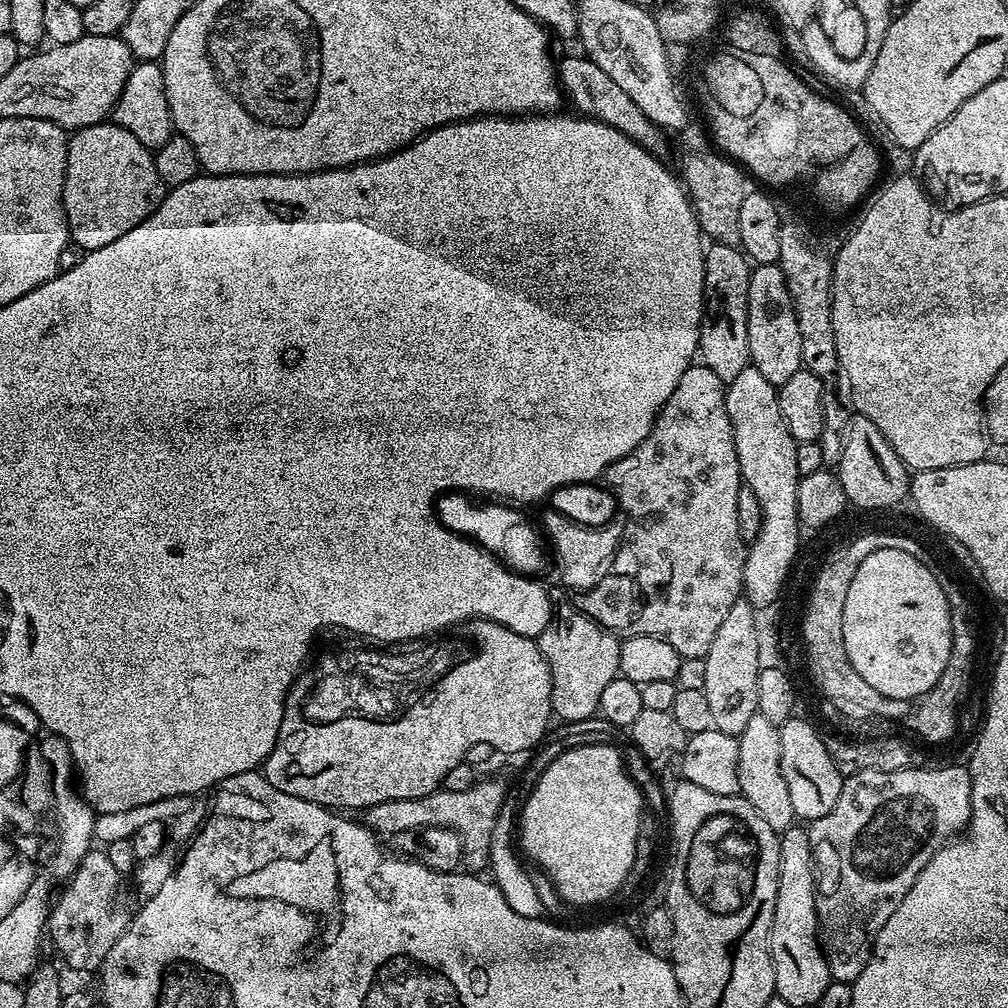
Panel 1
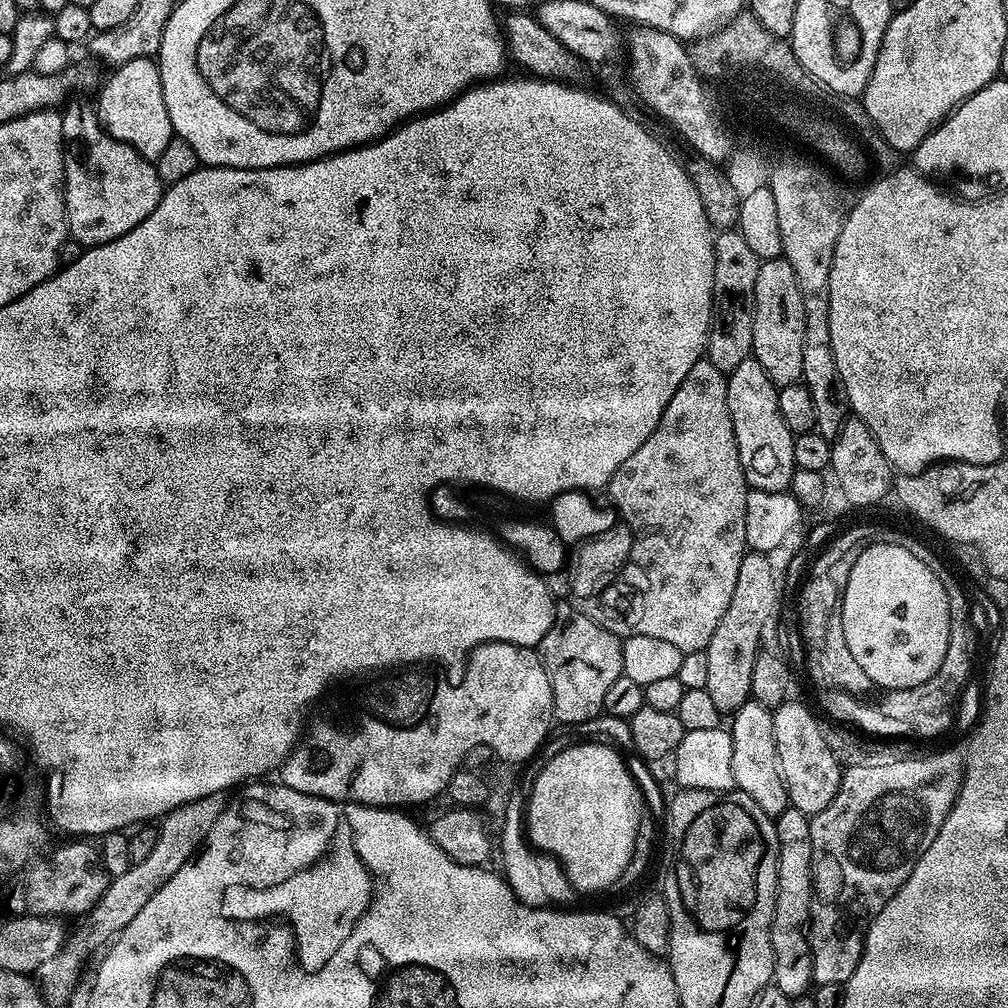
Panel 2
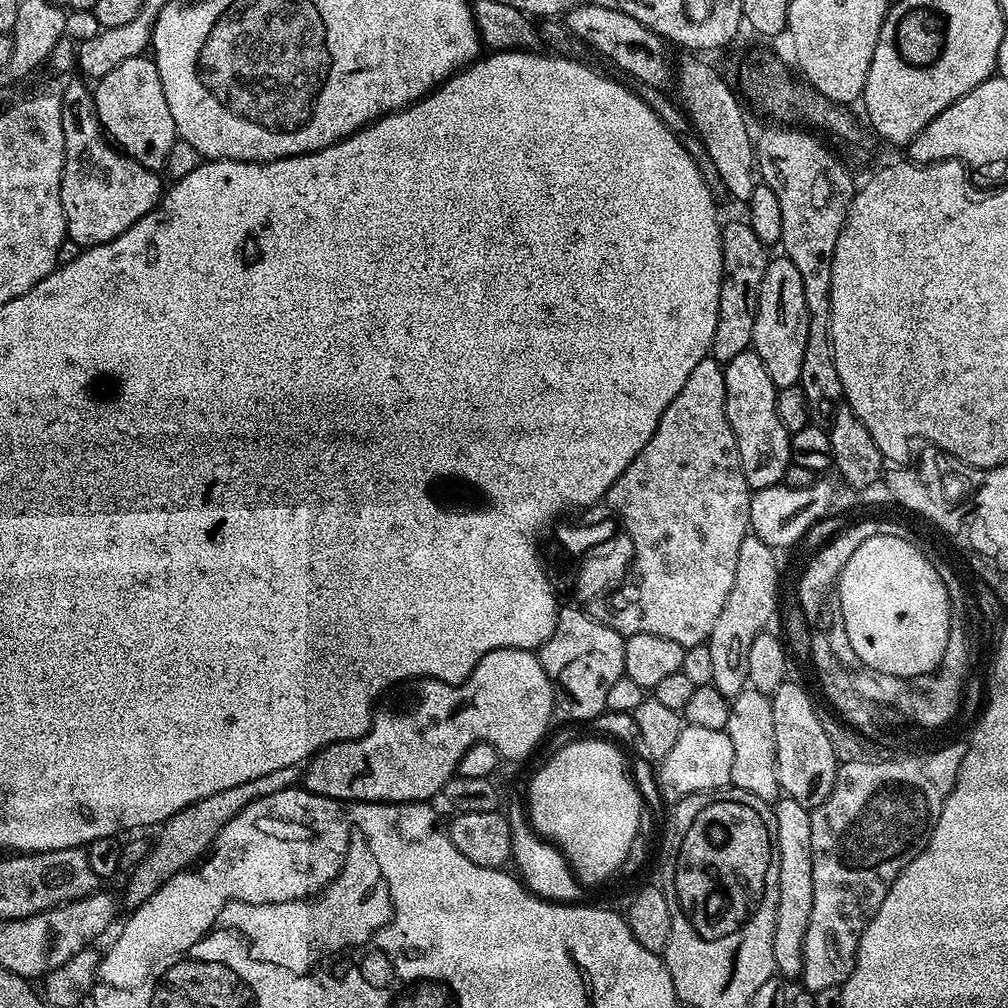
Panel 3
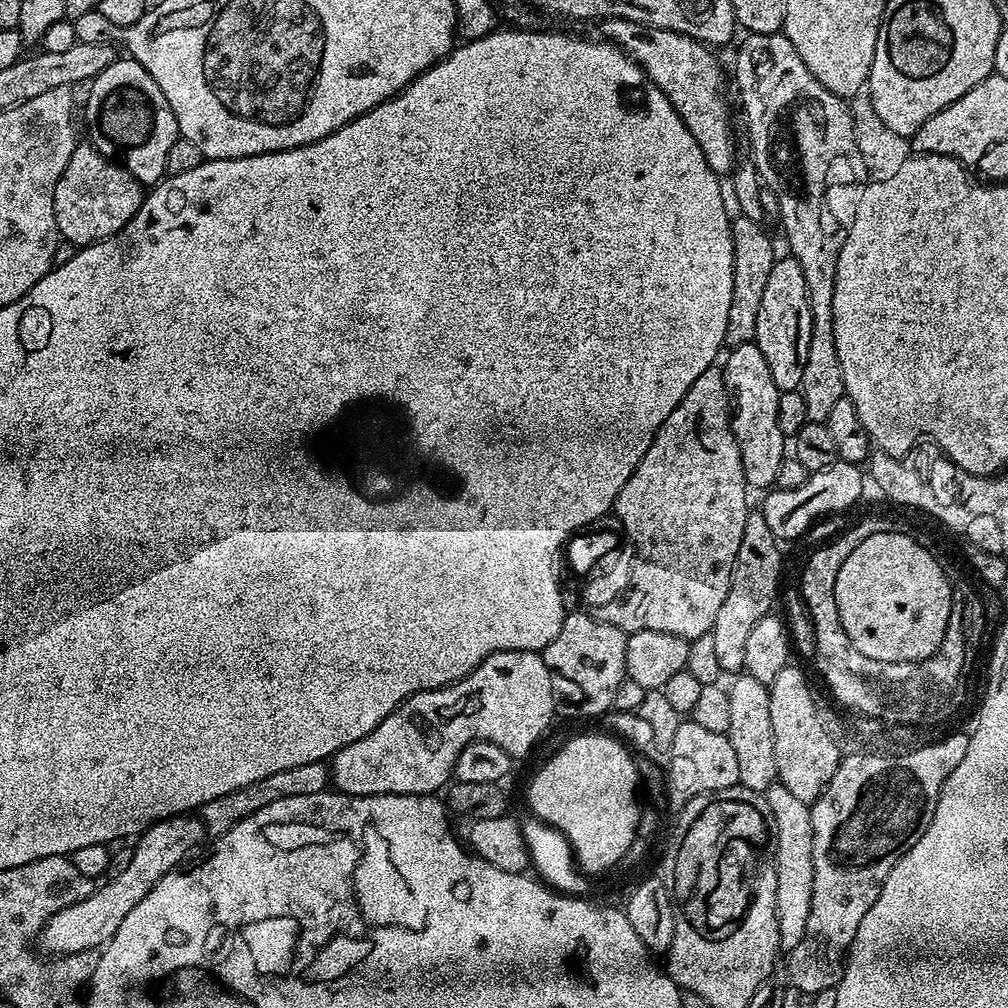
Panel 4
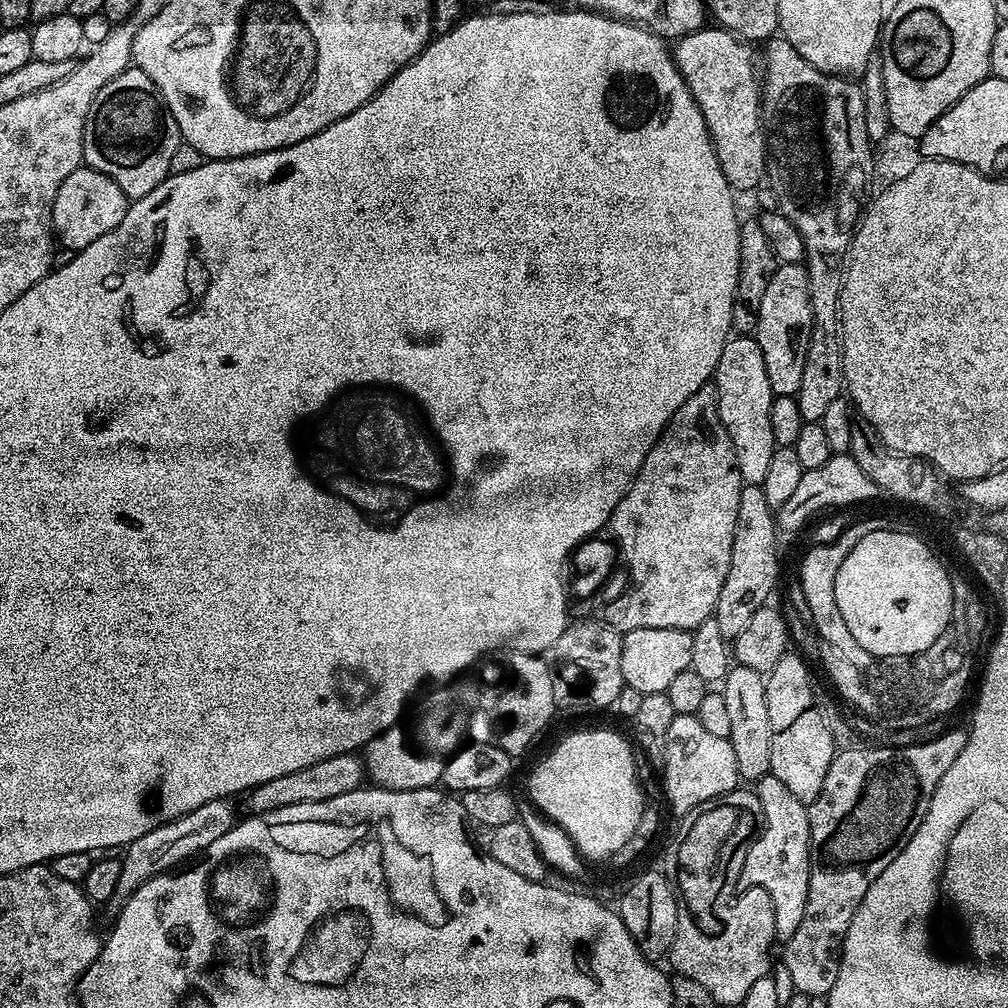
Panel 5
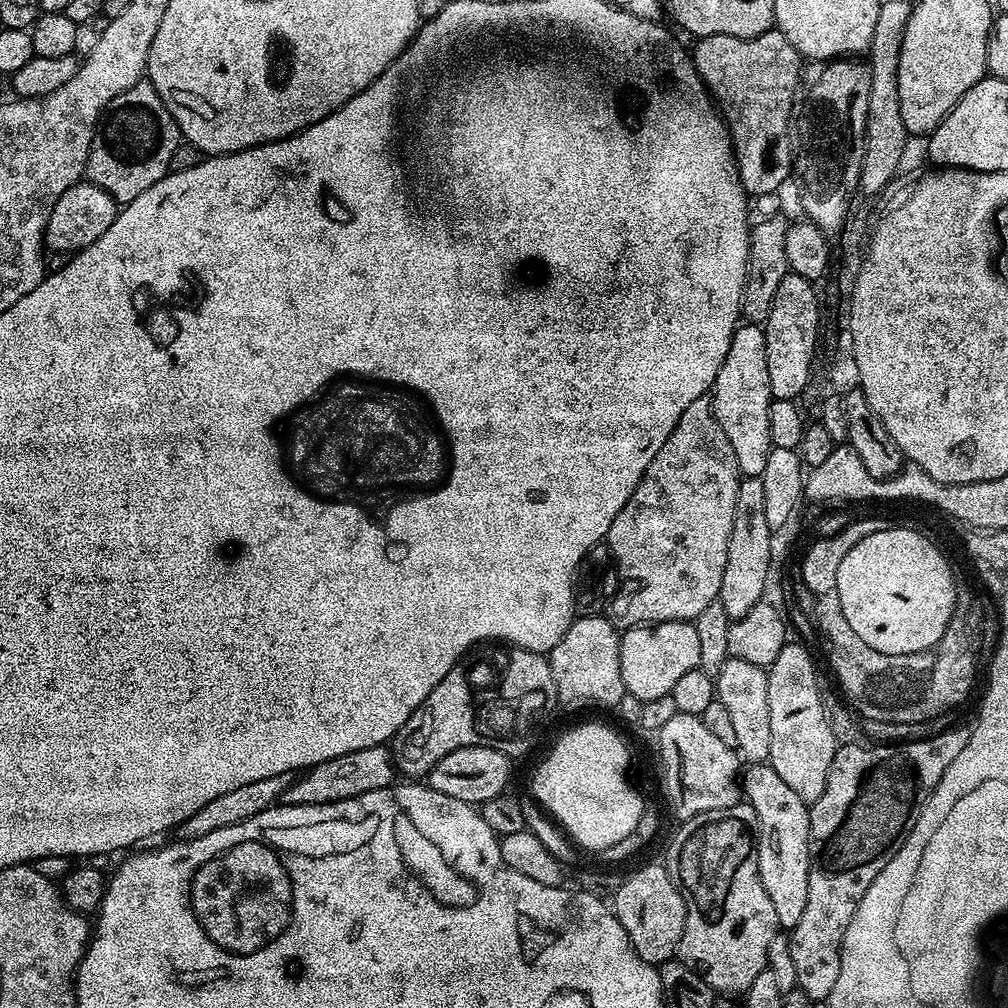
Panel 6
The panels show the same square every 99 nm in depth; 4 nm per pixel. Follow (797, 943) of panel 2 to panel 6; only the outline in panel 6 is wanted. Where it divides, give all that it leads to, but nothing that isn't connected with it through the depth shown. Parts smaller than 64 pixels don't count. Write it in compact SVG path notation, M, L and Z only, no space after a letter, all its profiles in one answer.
M767 762L763 764L748 764L742 772L742 796L754 810L758 825L758 839L756 853L758 854L758 874L762 878L762 887L766 890L766 898L774 905L774 914L778 914L780 928L791 930L798 926L802 918L802 910L806 906L806 890L810 890L810 808L805 804L786 781L778 775L778 770Z

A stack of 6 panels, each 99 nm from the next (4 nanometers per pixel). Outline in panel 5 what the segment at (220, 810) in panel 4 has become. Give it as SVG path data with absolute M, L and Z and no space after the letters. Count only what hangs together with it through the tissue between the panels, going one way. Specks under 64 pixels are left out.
M351 752L334 754L334 758L314 762L314 766L305 766L303 770L293 770L290 774L281 774L278 778L270 778L269 782L260 783L247 793L247 811L251 815L260 815L270 810L282 810L282 806L298 806L302 802L326 802L326 798L350 794L355 788L361 787L365 780L364 762L359 755Z

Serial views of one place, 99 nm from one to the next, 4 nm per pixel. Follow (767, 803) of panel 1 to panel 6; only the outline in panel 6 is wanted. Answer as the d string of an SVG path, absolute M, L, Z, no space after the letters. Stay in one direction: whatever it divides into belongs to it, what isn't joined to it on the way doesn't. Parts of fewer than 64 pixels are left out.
M729 658L722 670L715 673L716 699L726 706L734 725L735 749L748 764L763 764L770 754L770 690L768 689L768 673L763 667L740 658Z

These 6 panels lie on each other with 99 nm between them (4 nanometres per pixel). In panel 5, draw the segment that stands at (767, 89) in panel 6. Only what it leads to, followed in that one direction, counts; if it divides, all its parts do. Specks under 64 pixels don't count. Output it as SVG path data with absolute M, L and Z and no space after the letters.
M705 26L697 32L689 32L688 35L679 37L675 44L676 69L682 74L690 94L702 110L702 118L708 127L718 158L718 166L722 166L722 174L726 174L726 182L737 193L748 191L751 193L761 187L768 163L768 142L762 115L762 80L761 77L760 80L756 77L756 60L748 49L751 47L739 36L719 26Z

